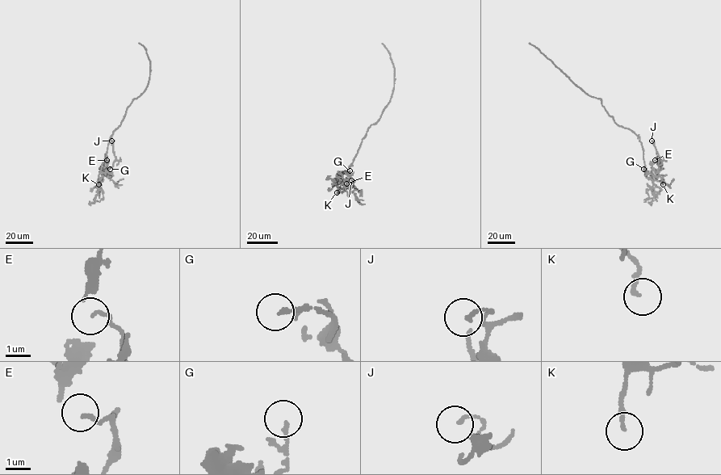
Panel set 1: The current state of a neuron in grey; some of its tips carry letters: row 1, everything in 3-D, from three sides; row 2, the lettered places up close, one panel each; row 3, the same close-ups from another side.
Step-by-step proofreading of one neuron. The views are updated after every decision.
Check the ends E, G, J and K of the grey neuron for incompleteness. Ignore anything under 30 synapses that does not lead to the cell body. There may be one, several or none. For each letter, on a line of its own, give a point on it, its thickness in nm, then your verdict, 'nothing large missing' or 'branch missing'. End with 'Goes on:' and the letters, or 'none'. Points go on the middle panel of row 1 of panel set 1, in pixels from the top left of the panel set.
E: (346, 183) | 130 nm | nothing large missing
G: (350, 170) | 140 nm | nothing large missing
J: (351, 180) | 140 nm | nothing large missing
K: (337, 192) | 170 nm | nothing large missing
Goes on: none

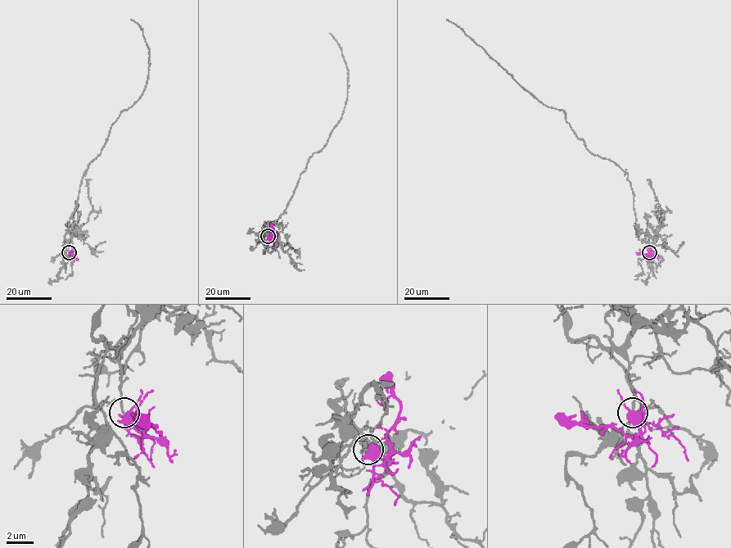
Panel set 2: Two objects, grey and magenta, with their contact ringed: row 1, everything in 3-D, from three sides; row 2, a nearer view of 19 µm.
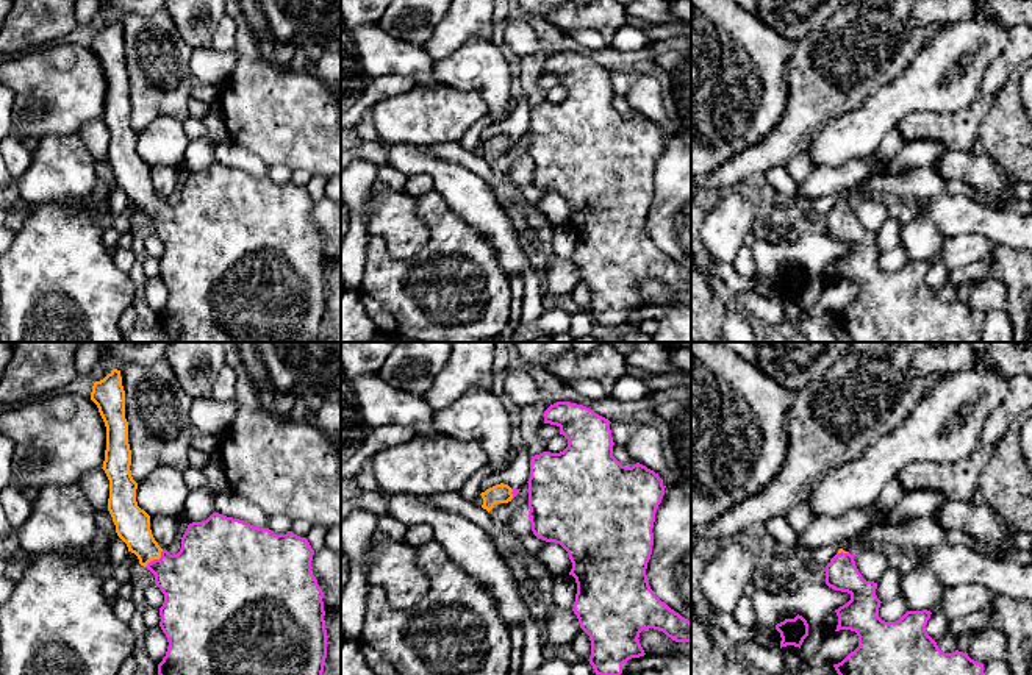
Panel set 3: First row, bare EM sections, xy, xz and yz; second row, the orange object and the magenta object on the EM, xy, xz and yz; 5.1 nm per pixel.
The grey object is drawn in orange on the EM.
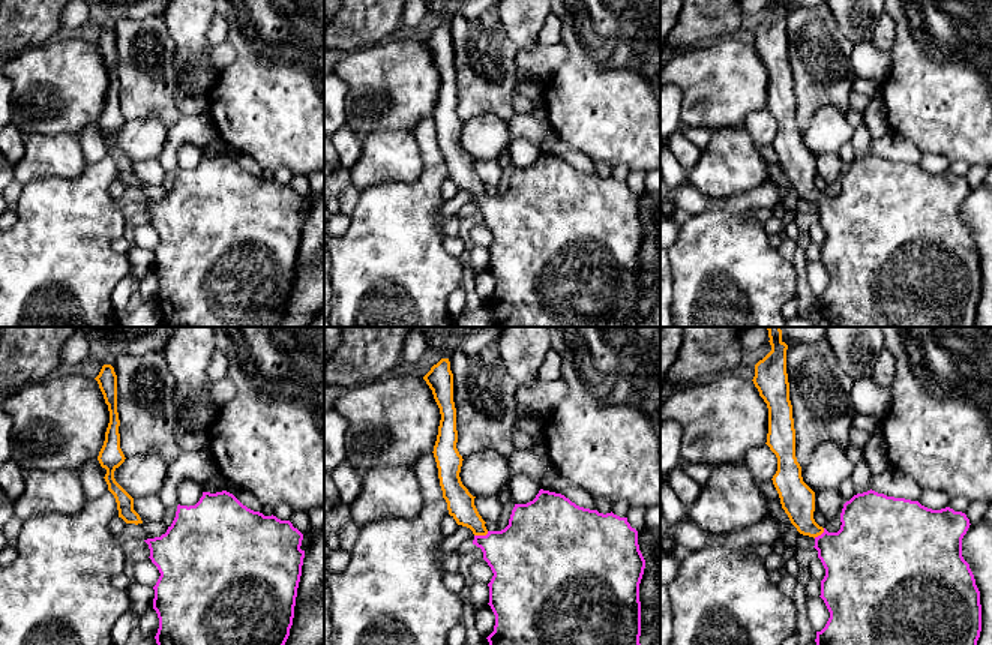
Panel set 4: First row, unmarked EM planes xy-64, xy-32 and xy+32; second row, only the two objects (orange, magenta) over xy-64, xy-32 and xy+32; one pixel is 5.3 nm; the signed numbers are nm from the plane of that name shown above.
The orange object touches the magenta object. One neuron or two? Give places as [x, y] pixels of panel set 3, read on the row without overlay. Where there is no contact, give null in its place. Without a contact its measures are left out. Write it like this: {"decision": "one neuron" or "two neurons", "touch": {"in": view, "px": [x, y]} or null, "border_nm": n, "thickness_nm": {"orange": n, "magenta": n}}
{"decision": "one neuron", "touch": {"in": "xy", "px": [155, 208]}, "border_nm": 130, "thickness_nm": {"orange": 180, "magenta": 360}}

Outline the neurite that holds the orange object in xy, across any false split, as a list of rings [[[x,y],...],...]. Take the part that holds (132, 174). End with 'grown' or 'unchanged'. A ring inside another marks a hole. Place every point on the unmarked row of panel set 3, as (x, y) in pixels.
[[[113,19],[95,31],[91,50],[97,55],[106,77],[103,120],[109,130],[108,161],[117,186],[134,203],[139,214],[155,225],[164,244],[159,277],[167,288],[166,306],[158,325],[172,342],[314,342],[322,334],[327,308],[324,242],[311,220],[314,200],[306,188],[292,181],[275,184],[244,170],[213,162],[206,170],[188,175],[177,205],[163,200],[150,180],[150,166],[138,156],[138,133],[131,127],[131,100],[125,69],[125,41],[120,20]]] | grown

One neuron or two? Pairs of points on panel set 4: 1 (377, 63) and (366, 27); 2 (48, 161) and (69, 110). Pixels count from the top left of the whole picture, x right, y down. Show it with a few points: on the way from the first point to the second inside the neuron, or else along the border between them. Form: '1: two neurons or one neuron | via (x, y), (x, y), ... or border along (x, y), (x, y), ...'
1: two neurons | border along (387, 38), (344, 54)
2: two neurons | border along (24, 134), (77, 135)

